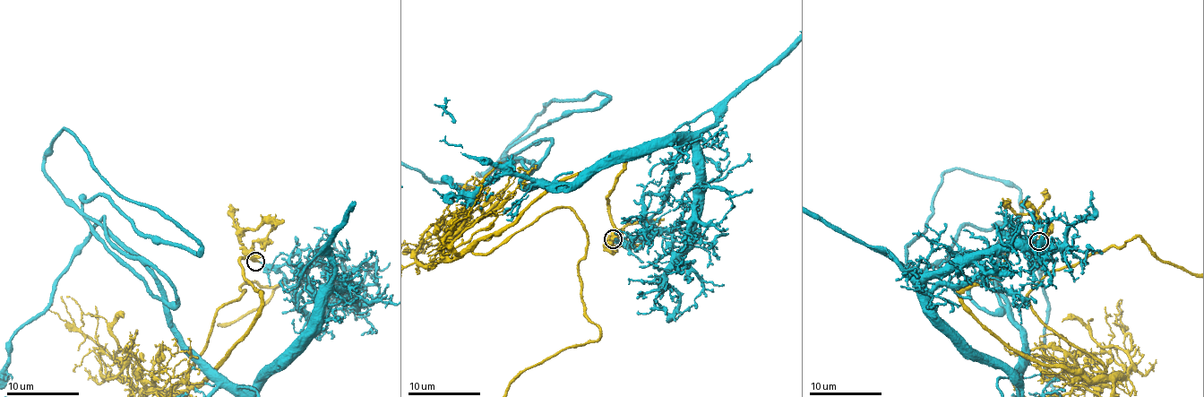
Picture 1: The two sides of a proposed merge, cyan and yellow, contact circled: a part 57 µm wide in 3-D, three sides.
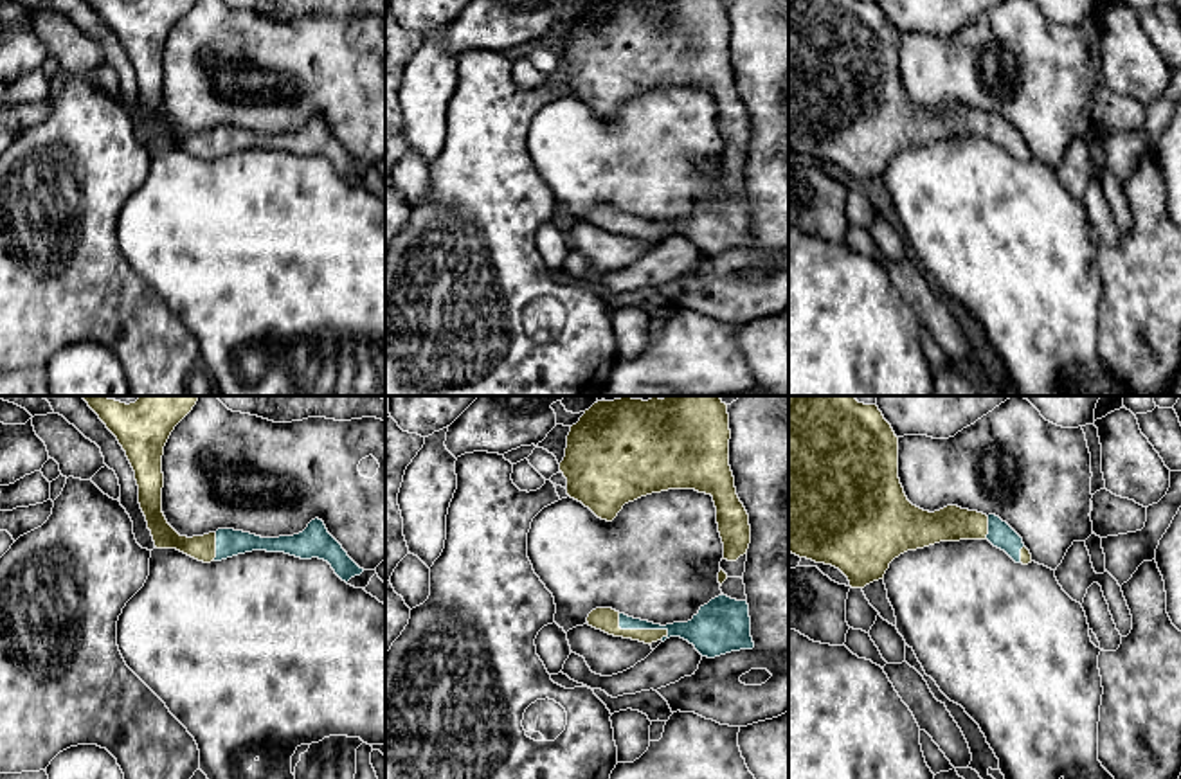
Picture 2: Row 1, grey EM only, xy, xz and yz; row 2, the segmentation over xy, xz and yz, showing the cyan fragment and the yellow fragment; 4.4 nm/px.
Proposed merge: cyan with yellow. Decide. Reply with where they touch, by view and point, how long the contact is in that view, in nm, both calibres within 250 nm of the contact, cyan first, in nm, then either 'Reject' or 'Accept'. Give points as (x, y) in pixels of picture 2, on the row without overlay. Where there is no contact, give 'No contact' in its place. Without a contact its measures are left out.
Touches cyan at xz (640, 225). Shared border 260 nm. Thickness 110 nm (cyan) against 110 nm. Reject

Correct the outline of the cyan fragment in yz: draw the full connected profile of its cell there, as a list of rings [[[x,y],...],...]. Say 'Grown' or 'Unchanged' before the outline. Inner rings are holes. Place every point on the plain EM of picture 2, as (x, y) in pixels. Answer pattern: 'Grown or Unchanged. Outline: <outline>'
Unchanged. Outline: [[[988,112],[987,137],[1005,148],[1015,160],[1021,160],[1023,135],[999,113]]]

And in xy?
Unchanged. Outline: [[[319,115],[311,117],[302,130],[279,135],[261,135],[234,126],[216,128],[214,158],[221,158],[252,148],[284,149],[301,157],[311,155],[324,157],[331,162],[335,171],[346,180],[351,175],[360,173],[364,169],[364,166],[360,166],[347,153],[342,142],[328,130],[324,119]]]

